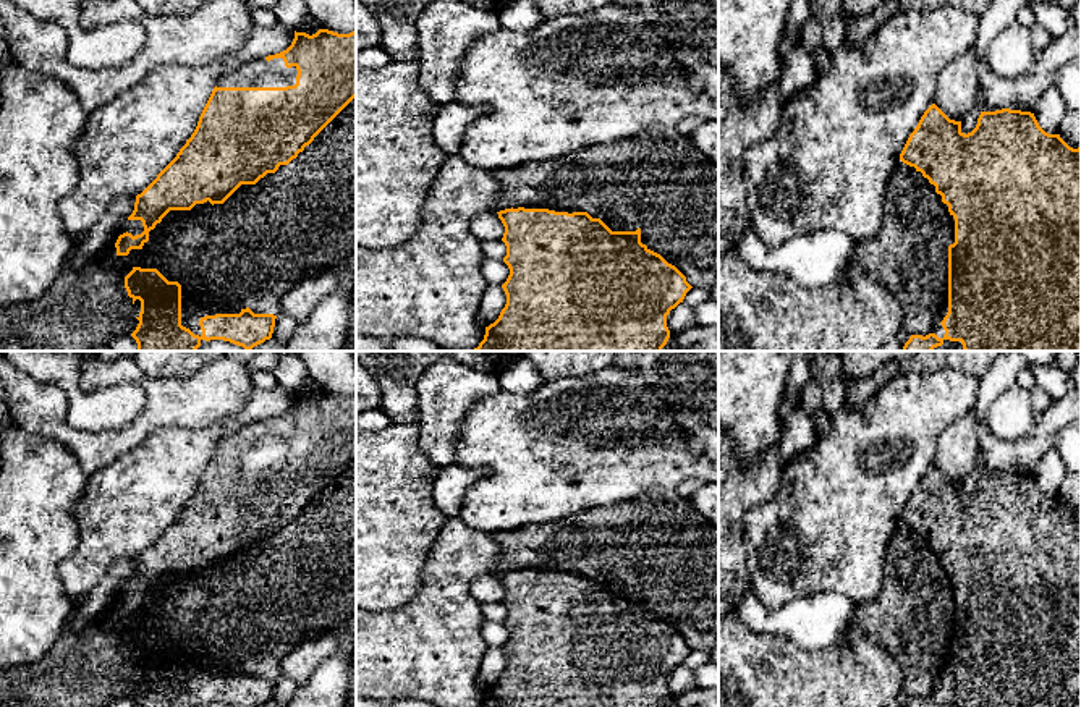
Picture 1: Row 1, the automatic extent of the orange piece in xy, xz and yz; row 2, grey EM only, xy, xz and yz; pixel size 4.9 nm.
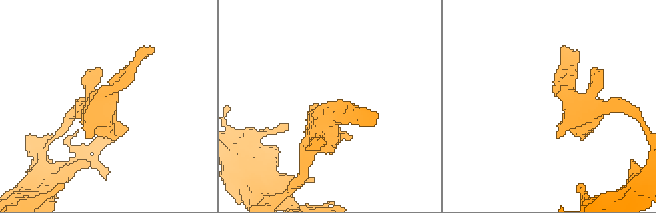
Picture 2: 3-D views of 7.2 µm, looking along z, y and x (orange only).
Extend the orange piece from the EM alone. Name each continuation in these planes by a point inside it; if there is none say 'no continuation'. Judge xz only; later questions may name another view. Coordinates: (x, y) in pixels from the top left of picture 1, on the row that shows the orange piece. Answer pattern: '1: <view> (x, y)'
no continuation

